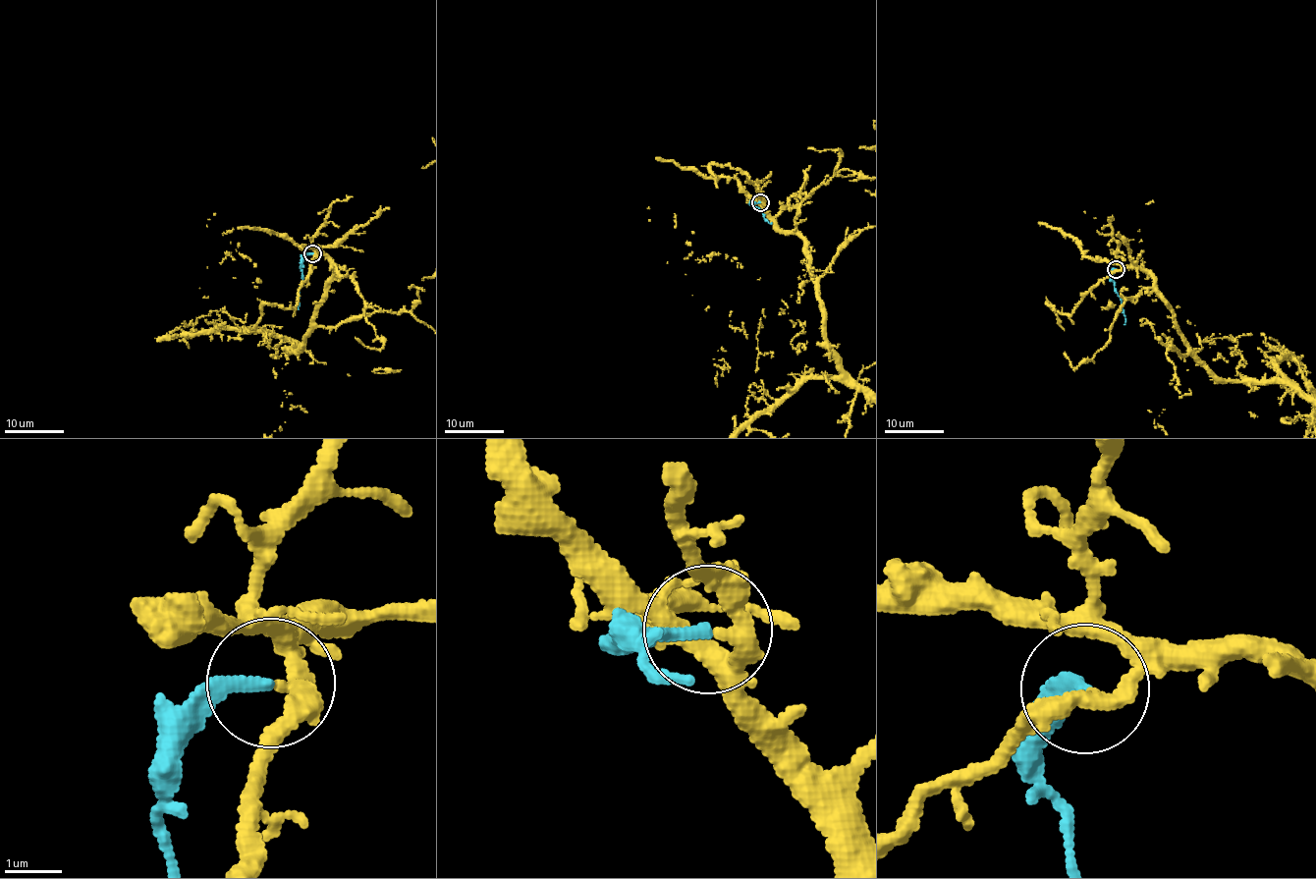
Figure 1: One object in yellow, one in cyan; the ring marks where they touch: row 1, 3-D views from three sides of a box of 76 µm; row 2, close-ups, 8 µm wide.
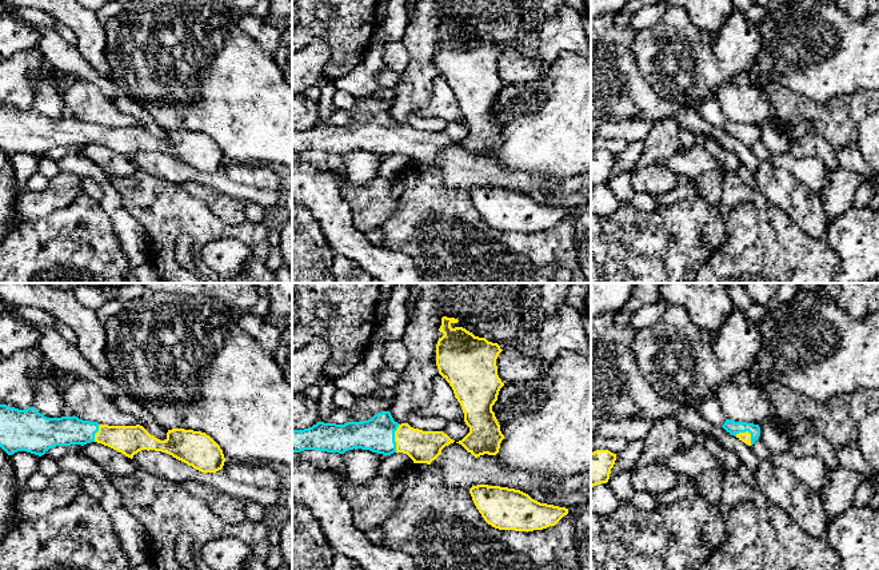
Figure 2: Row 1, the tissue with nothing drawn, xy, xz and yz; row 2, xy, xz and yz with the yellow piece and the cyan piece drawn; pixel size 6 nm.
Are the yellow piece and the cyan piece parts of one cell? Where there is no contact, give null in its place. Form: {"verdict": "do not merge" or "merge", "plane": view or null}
{"verdict": "merge", "plane": "xz"}

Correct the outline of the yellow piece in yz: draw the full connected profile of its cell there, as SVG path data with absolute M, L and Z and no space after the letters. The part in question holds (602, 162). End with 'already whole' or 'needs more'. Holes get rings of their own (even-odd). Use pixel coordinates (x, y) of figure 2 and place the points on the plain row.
M596 151L591 154L591 190L596 186L608 183L615 162L616 155L608 151Z | already whole

